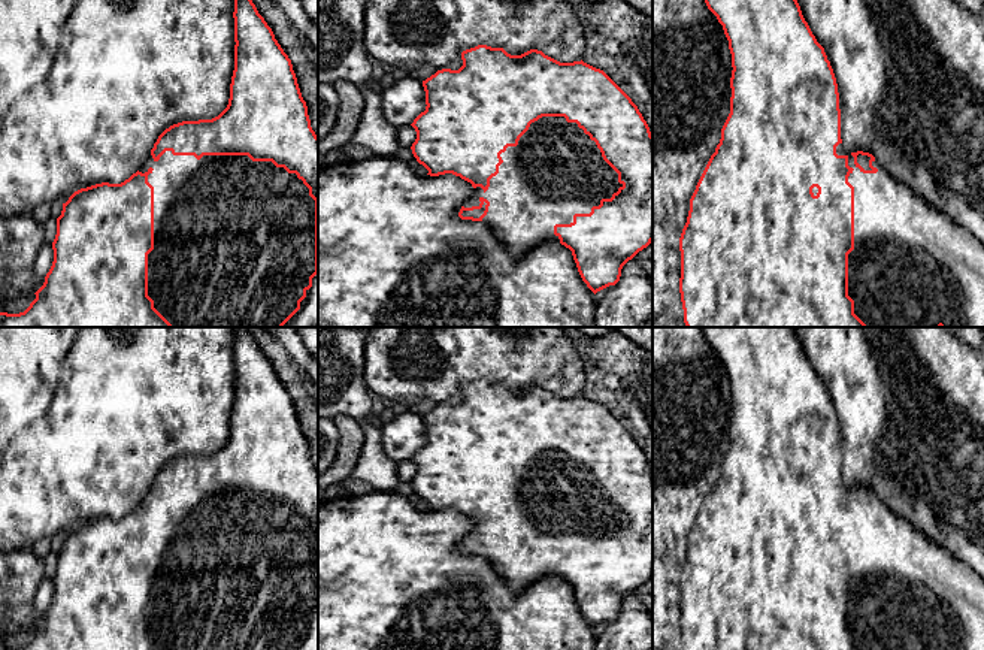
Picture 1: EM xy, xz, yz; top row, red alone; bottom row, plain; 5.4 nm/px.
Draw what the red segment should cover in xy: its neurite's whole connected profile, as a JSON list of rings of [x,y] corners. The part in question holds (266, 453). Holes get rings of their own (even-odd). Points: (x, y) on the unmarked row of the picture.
[[[236,327],[233,353],[234,405],[227,442],[212,454],[182,456],[166,463],[140,504],[124,517],[102,517],[75,526],[57,553],[54,596],[36,634],[24,647],[0,650],[318,650],[318,471],[311,462],[291,394],[248,327]]]

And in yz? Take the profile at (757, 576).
[[[702,327],[723,360],[732,389],[730,448],[721,474],[690,533],[679,572],[679,628],[684,650],[984,650],[984,580],[888,508],[872,489],[848,487],[841,474],[838,418],[824,387],[805,356],[794,327]]]

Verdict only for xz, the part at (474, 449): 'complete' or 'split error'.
split error

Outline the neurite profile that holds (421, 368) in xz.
[[[372,327],[366,339],[364,383],[370,393],[387,397],[394,403],[402,403],[408,408],[408,411],[421,417],[442,403],[458,405],[463,400],[461,387],[478,380],[487,380],[491,383],[508,381],[511,390],[521,390],[530,384],[538,384],[560,397],[573,397],[581,396],[585,389],[585,368],[581,356],[576,353],[570,338],[564,333],[563,327]]]

